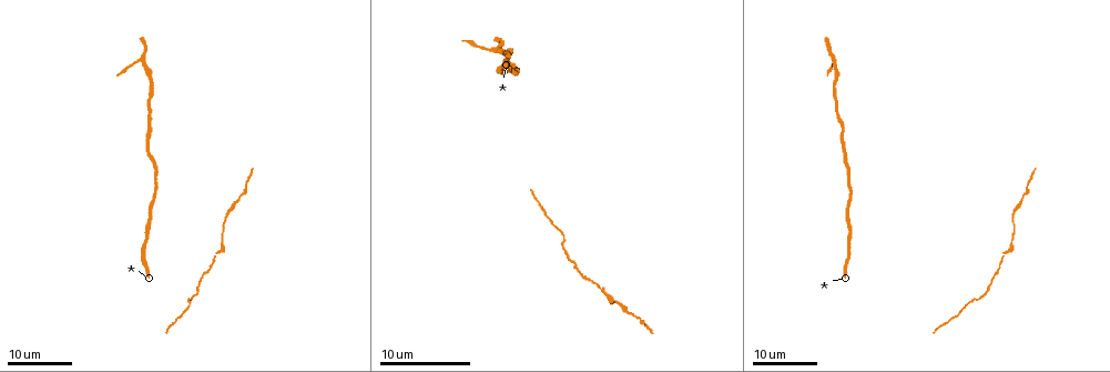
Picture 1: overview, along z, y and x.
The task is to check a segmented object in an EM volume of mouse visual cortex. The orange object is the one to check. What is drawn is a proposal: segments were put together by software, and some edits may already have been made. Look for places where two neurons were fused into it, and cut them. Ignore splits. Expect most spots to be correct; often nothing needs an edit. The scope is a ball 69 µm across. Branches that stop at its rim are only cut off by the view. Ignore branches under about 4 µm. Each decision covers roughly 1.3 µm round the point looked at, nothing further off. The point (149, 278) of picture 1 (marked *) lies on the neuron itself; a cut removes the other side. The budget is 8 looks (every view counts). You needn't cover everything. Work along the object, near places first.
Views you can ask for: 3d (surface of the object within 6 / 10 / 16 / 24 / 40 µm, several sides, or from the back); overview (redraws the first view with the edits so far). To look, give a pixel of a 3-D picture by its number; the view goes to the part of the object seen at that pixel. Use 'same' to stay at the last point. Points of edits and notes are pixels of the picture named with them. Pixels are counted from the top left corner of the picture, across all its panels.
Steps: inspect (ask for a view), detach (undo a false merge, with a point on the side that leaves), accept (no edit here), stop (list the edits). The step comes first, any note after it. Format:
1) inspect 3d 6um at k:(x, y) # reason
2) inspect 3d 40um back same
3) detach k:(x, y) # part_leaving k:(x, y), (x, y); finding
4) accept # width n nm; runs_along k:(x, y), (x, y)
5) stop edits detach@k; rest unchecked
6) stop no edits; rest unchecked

inspect 3d 16um at 1:(148, 99) # calibre changes

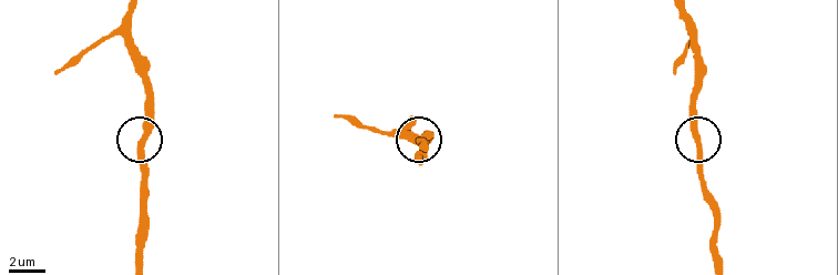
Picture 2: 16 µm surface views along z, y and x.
inspect 3d 6um at 2:(698, 138)

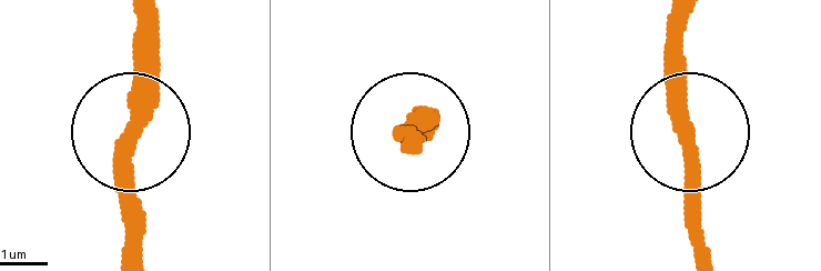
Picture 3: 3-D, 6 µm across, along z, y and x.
accept # one neuron here

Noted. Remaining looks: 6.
inspect 3d 16um at 1:(628, 310)

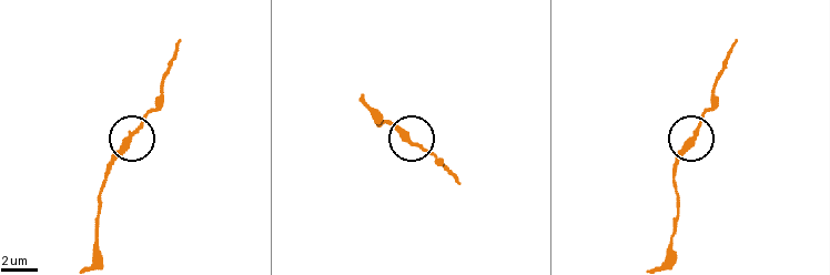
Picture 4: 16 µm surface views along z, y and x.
inspect 3d 10um at 4:(694, 136)

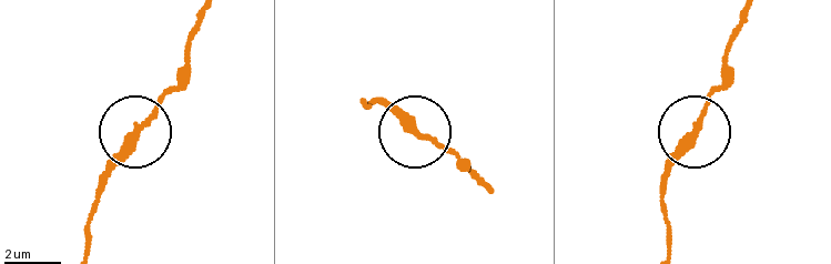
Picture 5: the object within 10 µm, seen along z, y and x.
accept # runs_along 5:(362, 100), (389, 107), (457, 159); continuous, no second neuron

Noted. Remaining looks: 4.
inspect 3d 16um at 1:(1011, 242) # sudden change in width

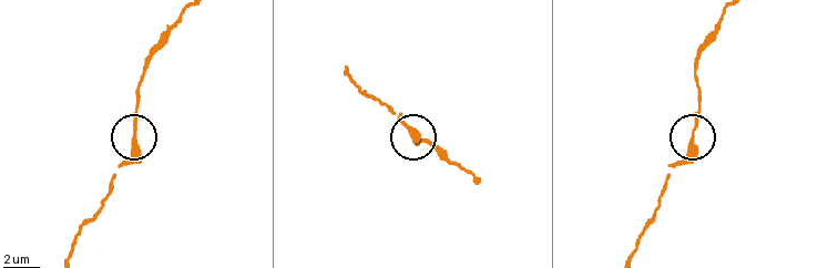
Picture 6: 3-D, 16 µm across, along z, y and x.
inspect 3d 10um at 6:(692, 132) # closer look

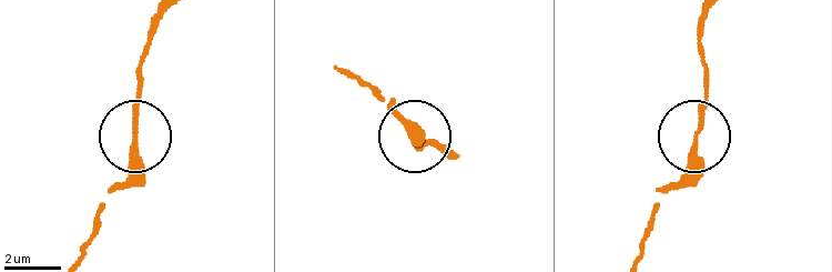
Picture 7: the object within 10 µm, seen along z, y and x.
accept # width 230 nm; runs_along 7:(79, 252), (98, 209), (131, 167), (139, 61); one neuron here

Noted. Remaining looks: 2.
inspect 3d 16um at 1:(564, 237) # narrows sharply

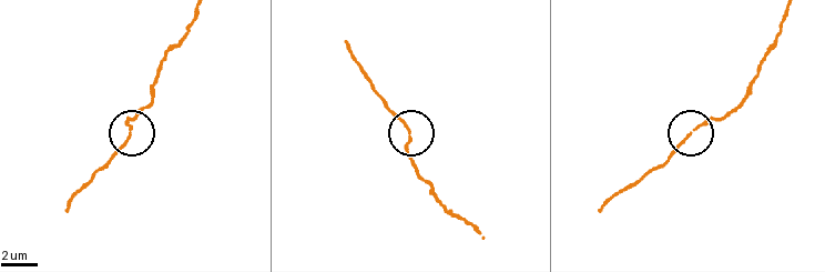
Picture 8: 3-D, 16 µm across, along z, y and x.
inspect 3d 10um at 8:(688, 135) # closer look

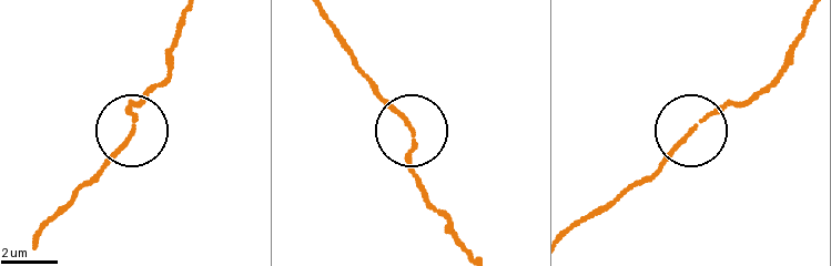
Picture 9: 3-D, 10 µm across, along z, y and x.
accept # one neuron here

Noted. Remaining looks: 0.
stop no edits; rest unchecked

